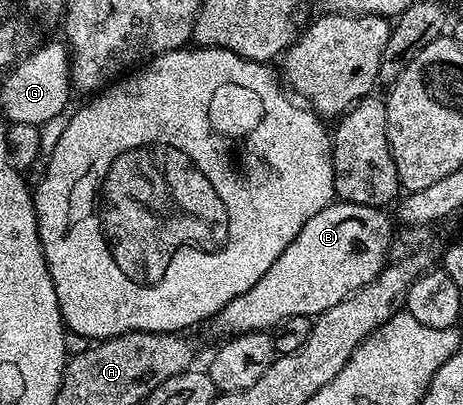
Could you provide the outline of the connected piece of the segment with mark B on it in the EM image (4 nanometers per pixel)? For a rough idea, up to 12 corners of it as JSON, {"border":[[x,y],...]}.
{"border":[[330,202],[216,315],[221,336],[335,308],[385,269],[379,206]]}

